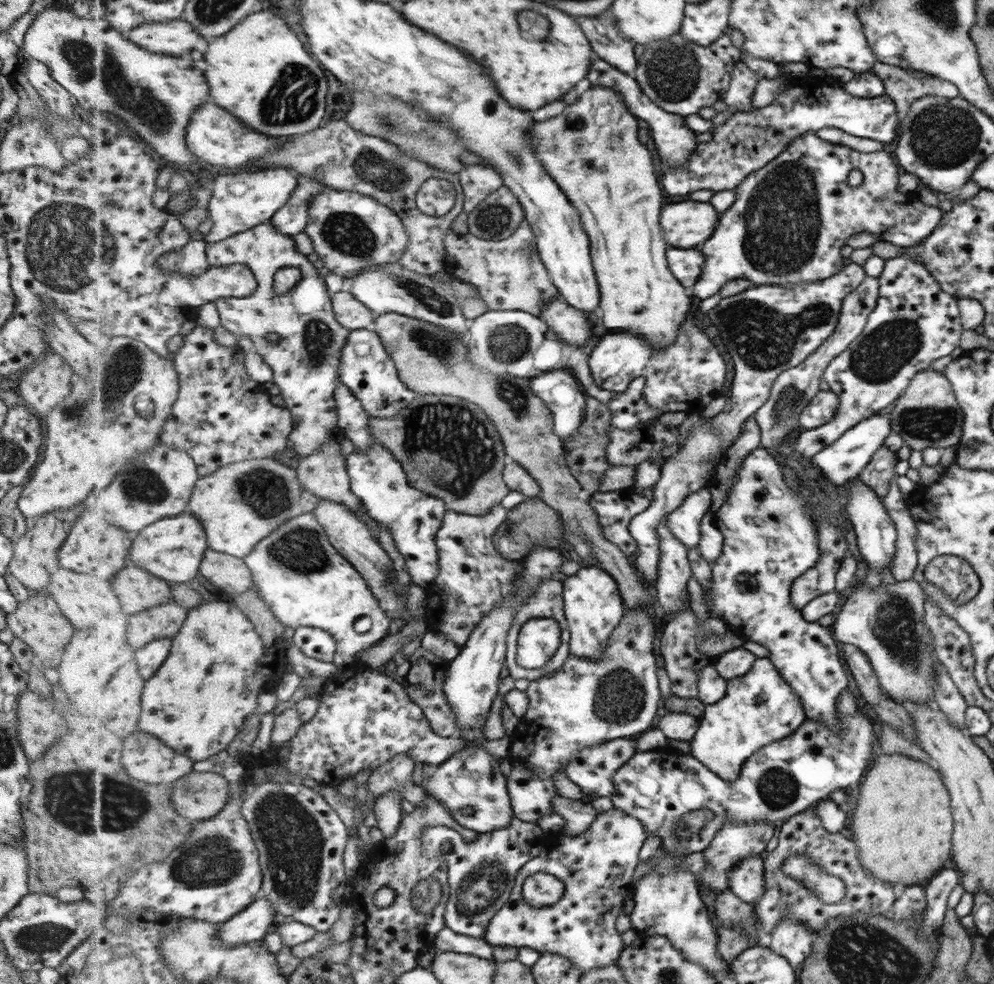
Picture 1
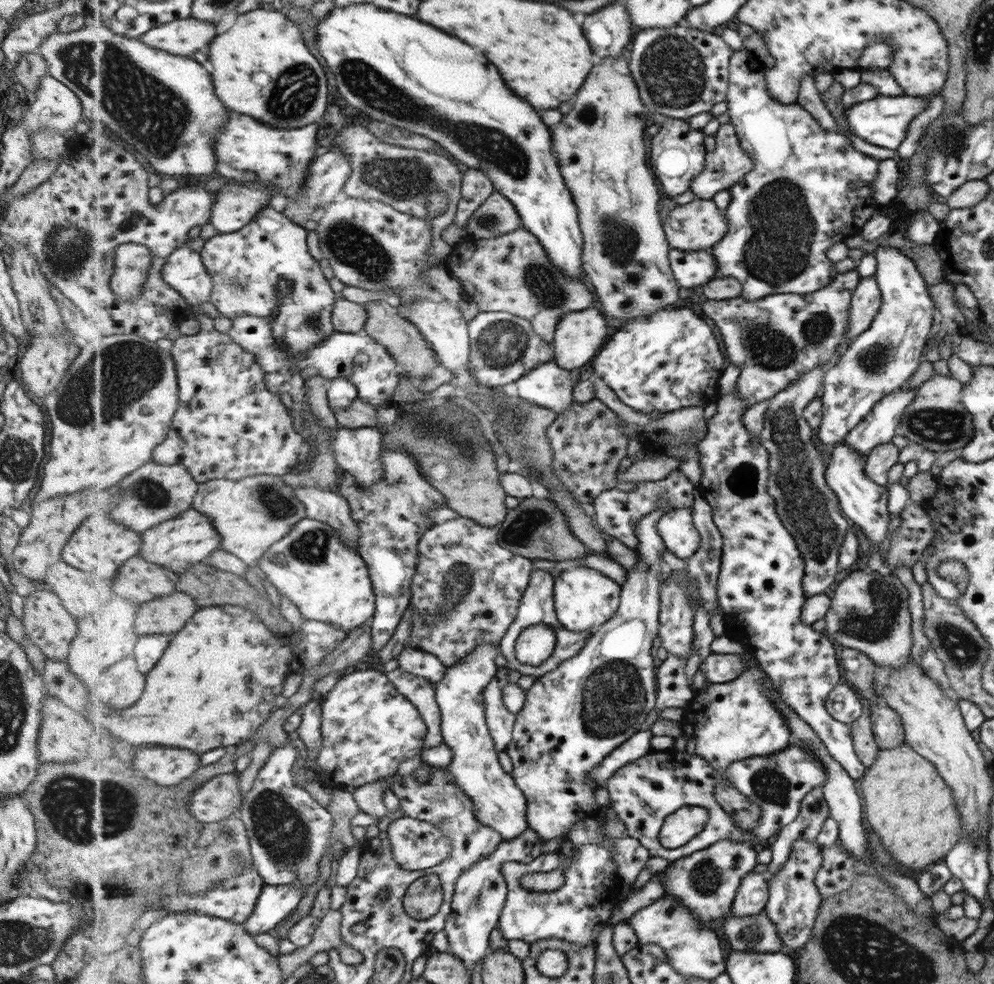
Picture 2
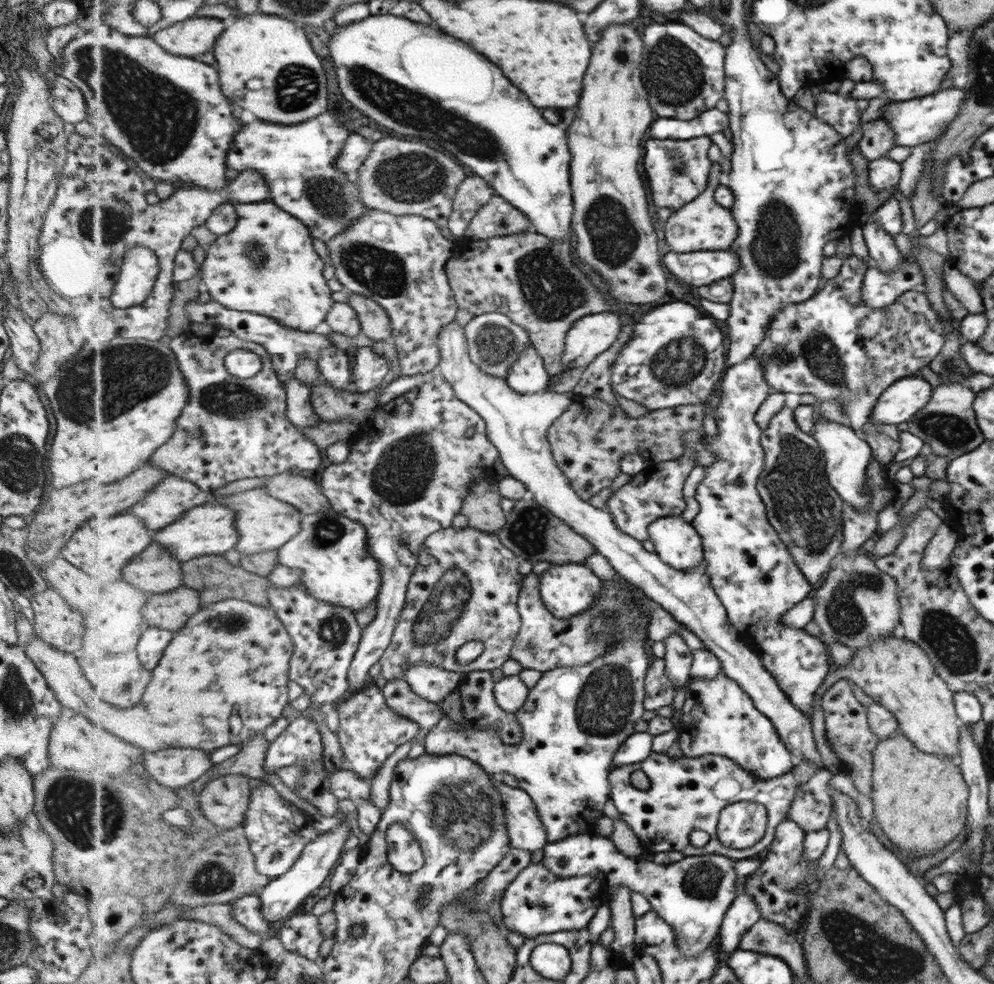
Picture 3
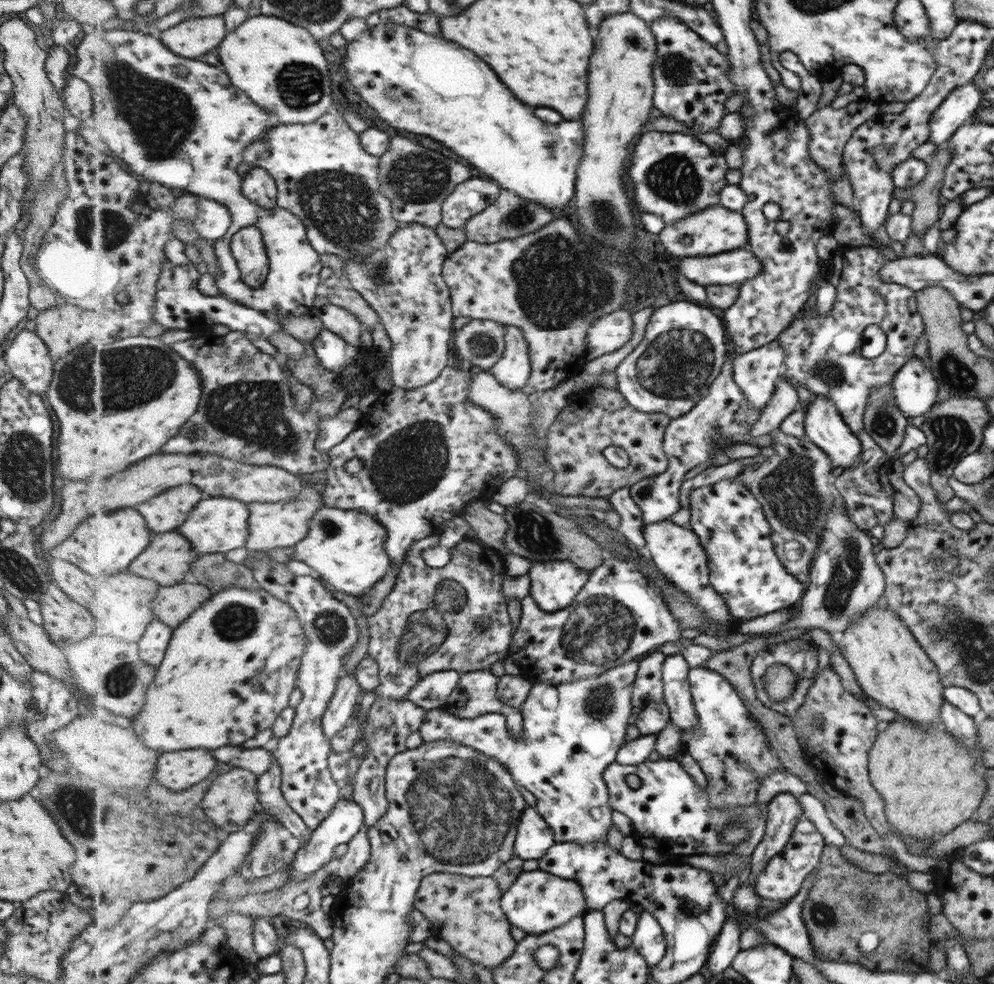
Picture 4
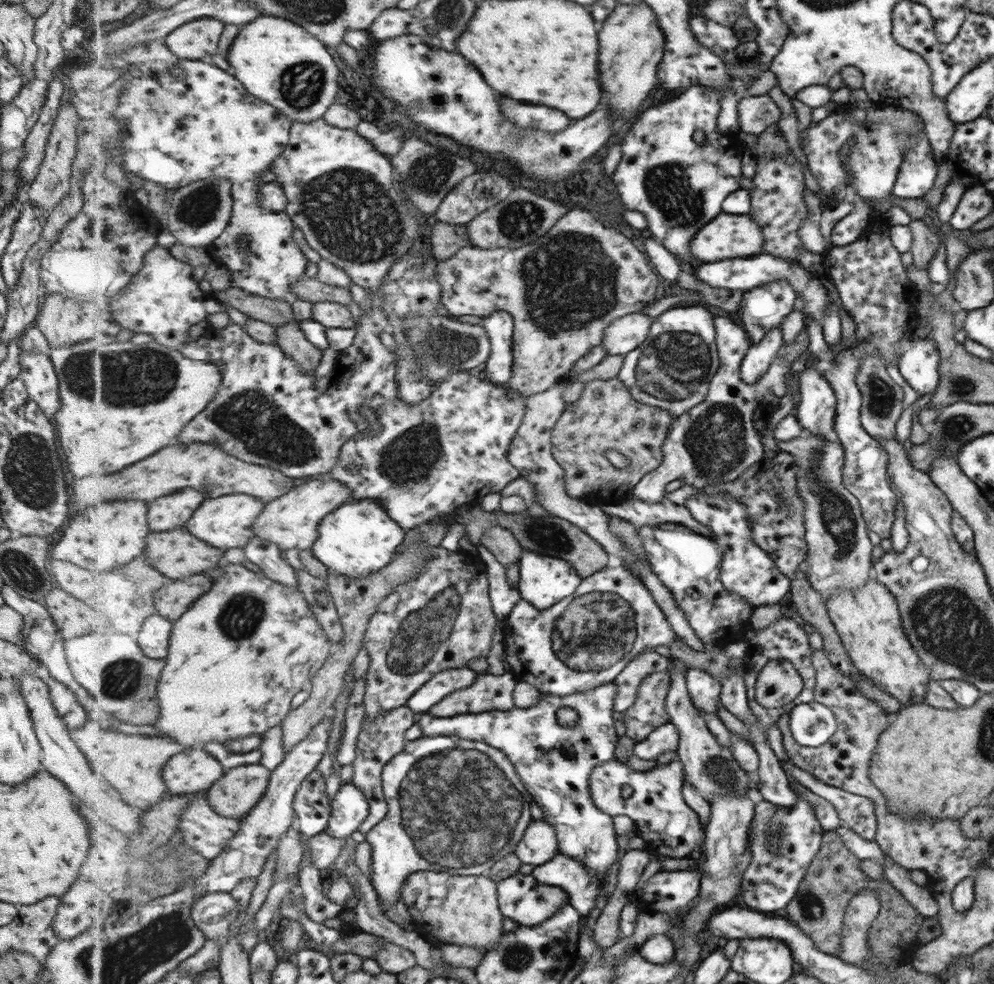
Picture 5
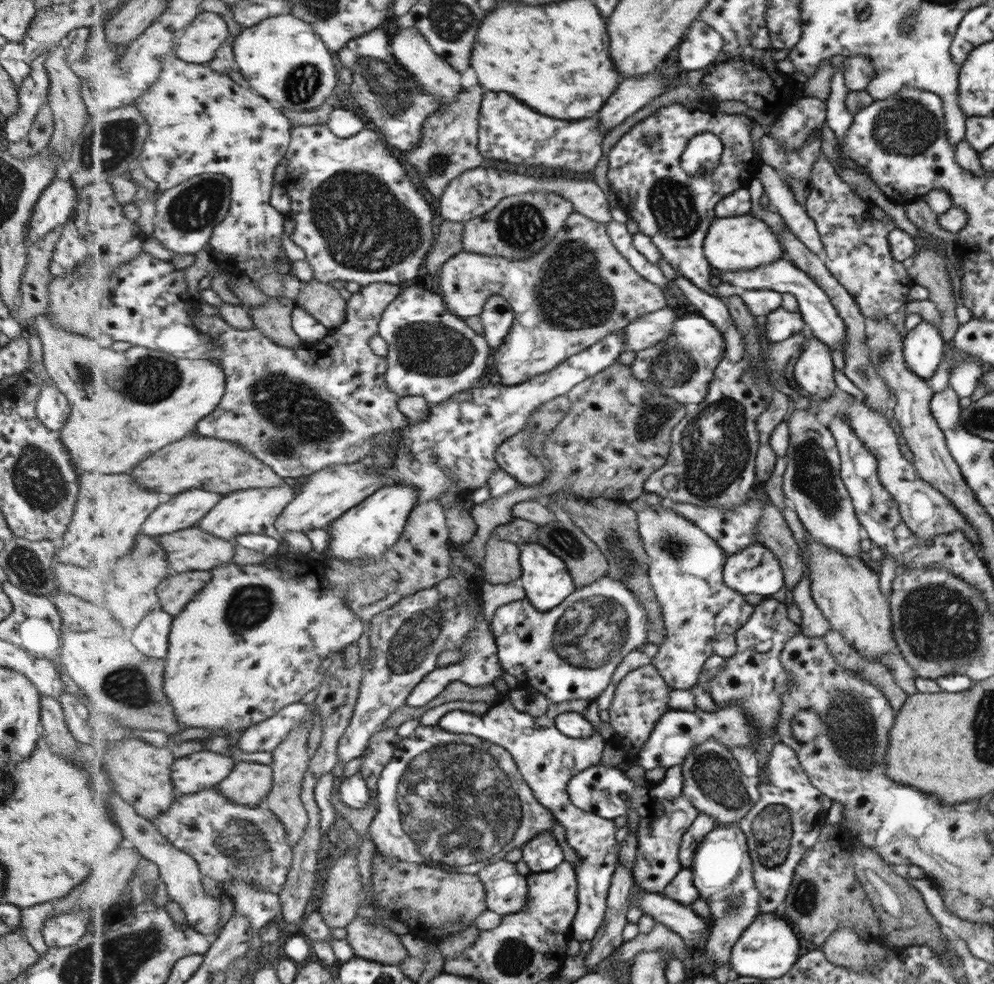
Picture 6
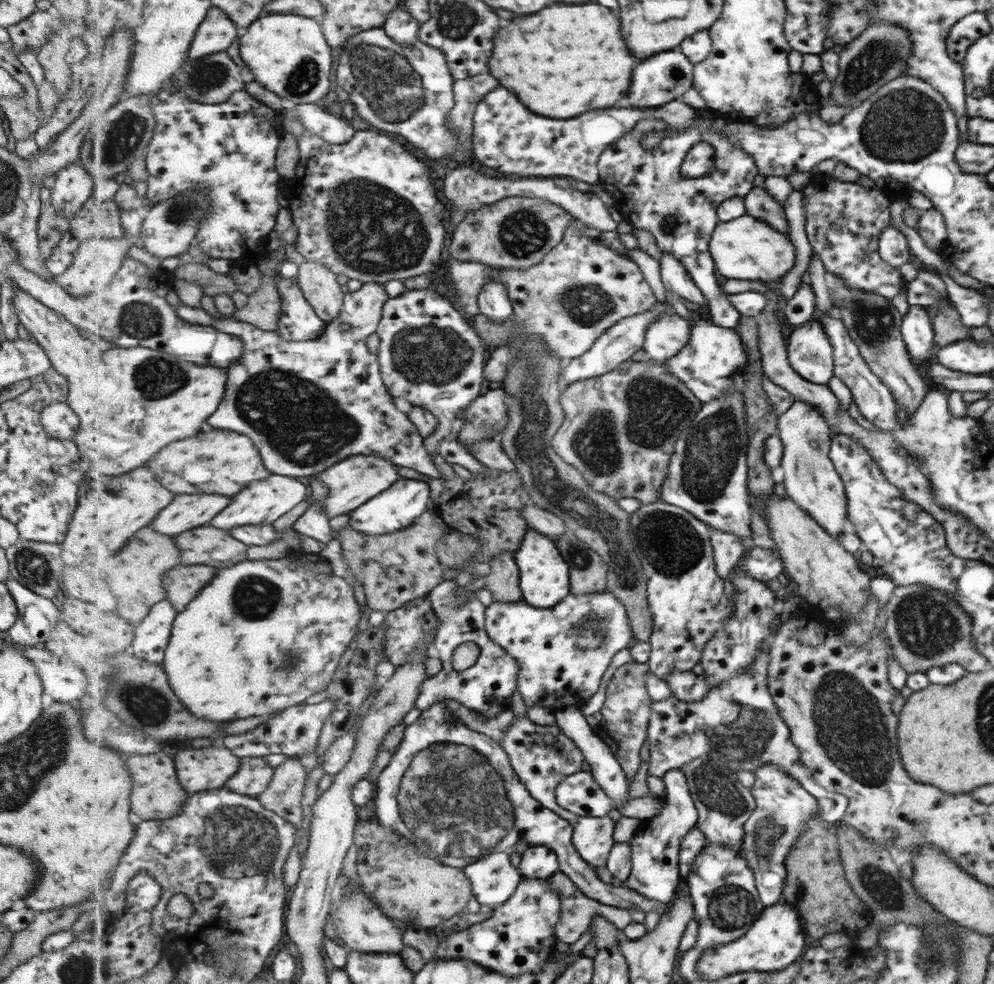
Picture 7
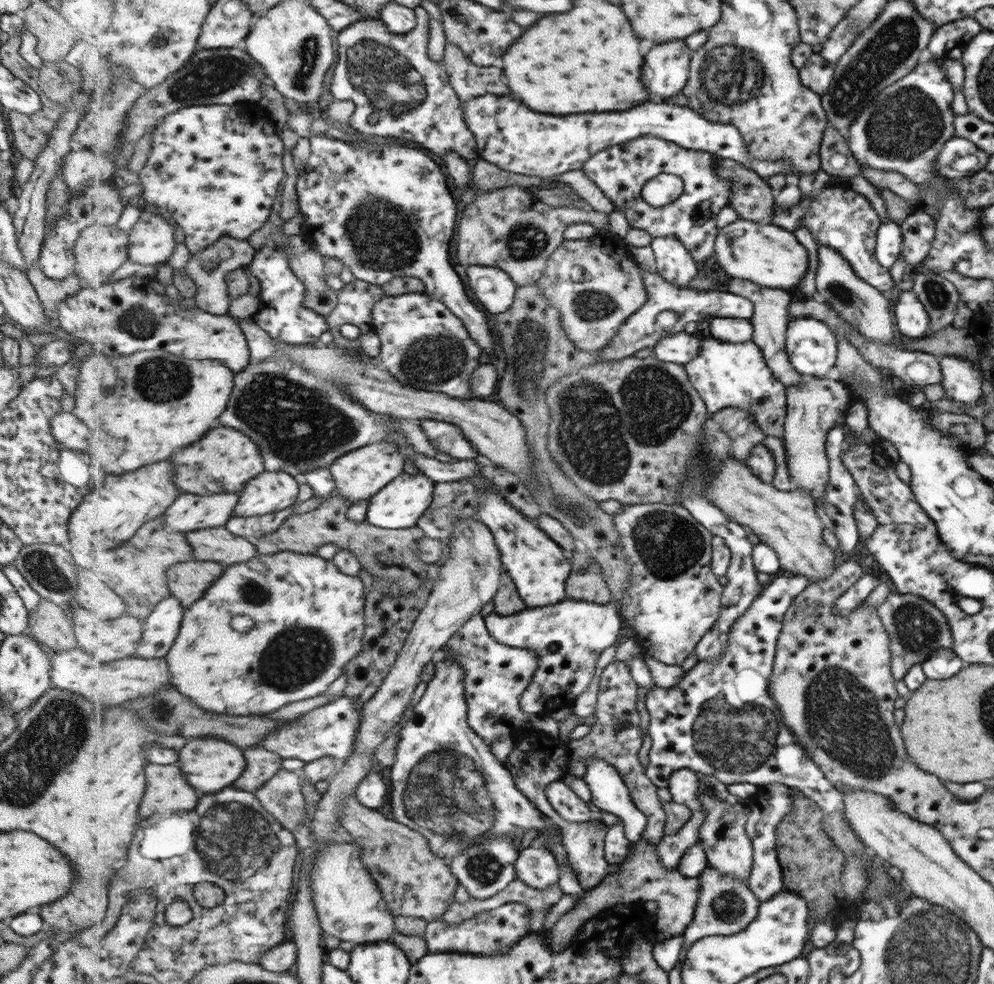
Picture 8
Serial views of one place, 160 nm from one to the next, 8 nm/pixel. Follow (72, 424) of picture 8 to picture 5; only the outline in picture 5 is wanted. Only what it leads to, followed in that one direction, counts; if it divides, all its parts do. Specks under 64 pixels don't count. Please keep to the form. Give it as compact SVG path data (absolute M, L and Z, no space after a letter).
M21 347L18 363L20 366L18 378L23 383L28 398L52 420L60 408L60 398L58 380L48 355L24 350L24 347Z

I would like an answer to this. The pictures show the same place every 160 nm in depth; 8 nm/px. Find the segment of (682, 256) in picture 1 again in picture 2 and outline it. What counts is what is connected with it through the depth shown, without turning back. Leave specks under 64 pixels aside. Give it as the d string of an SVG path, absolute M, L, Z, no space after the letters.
M670 250L670 263L677 282L684 288L703 287L718 274L718 262L713 252Z

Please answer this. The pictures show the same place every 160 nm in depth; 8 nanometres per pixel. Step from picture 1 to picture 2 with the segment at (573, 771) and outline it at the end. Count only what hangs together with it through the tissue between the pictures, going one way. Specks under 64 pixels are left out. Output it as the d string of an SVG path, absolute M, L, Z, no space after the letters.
M641 730L636 732L628 741L616 748L612 754L596 770L590 772L590 777L601 787L605 786L619 769L640 760L648 753L653 752L652 731Z

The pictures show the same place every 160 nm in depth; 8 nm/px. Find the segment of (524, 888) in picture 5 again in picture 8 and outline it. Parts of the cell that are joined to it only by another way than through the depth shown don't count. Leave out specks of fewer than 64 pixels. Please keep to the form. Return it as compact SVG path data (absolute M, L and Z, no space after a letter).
M485 834L477 840L471 840L469 847L449 860L449 865L458 882L466 888L471 897L485 900L504 891L517 879L516 862L519 857L520 851L515 846L514 835Z

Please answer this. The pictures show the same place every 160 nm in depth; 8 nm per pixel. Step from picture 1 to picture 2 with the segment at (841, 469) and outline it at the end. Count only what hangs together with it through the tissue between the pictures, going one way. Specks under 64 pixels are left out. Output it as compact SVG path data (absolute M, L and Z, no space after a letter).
M905 388L880 398L871 412L848 433L845 442L861 456L867 456L875 445L889 443L897 433L902 412L913 400L914 394L915 389Z

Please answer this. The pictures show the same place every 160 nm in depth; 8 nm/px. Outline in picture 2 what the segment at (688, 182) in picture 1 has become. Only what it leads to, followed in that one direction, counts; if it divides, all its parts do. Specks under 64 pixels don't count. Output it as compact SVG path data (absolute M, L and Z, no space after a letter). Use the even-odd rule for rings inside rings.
M878 95L876 98L859 102L843 110L843 115L853 135L873 146L894 151L906 137L907 125L925 109L927 109L925 98L908 95L895 97ZM732 122L720 125L715 141L716 147L708 152L703 173L691 183L691 192L699 199L709 200L722 190L730 190L755 170L754 160L741 146Z

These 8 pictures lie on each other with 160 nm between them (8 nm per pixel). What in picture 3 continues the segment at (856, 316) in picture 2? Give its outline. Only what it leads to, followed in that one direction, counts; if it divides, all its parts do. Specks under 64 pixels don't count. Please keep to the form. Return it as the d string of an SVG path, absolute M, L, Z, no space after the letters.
M902 262L892 273L869 265L864 273L861 298L868 307L883 308L901 293L921 289L923 282L924 277L917 262Z

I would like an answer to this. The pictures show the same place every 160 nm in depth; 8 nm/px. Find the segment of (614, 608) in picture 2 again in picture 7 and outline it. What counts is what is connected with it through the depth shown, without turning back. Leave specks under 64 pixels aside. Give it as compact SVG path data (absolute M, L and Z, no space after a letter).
M529 529L522 544L514 552L520 568L520 586L524 601L535 607L552 607L559 605L572 595L571 570L565 562L556 542L537 530Z

